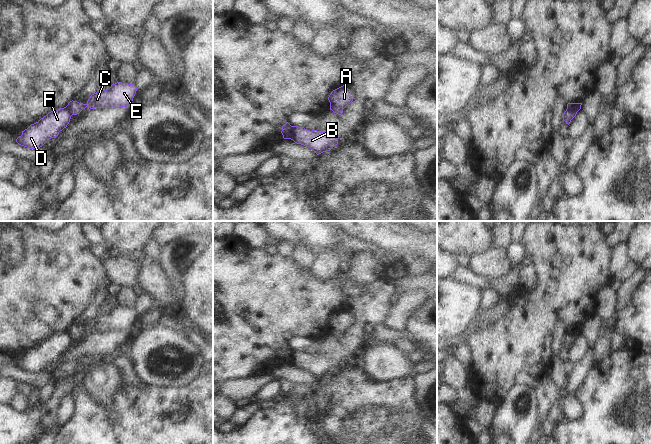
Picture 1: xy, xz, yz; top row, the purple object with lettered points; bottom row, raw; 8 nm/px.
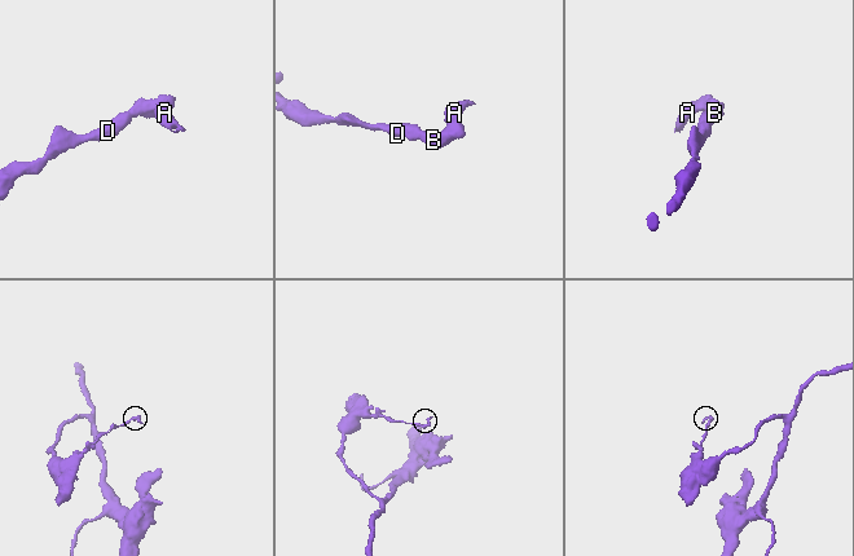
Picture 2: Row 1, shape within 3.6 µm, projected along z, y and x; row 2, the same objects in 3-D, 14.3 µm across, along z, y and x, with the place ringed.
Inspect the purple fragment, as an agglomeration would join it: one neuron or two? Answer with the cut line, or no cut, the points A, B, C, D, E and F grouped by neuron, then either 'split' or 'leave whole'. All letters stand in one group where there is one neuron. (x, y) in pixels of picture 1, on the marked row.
xz (293, 126), (289, 138) | A B C E / D F | split

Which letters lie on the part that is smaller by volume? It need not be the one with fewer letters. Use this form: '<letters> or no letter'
A, B, C, E

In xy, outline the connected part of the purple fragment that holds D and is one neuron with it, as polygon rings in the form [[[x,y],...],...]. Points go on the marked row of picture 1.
[[[64,107],[49,112],[38,122],[22,131],[16,142],[29,149],[42,147],[49,139],[57,137],[70,122],[71,113]]]

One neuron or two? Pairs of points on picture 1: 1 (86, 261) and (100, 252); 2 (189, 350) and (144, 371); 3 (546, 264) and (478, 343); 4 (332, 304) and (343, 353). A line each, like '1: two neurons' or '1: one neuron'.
1: two neurons
2: one neuron
3: one neuron
4: two neurons

